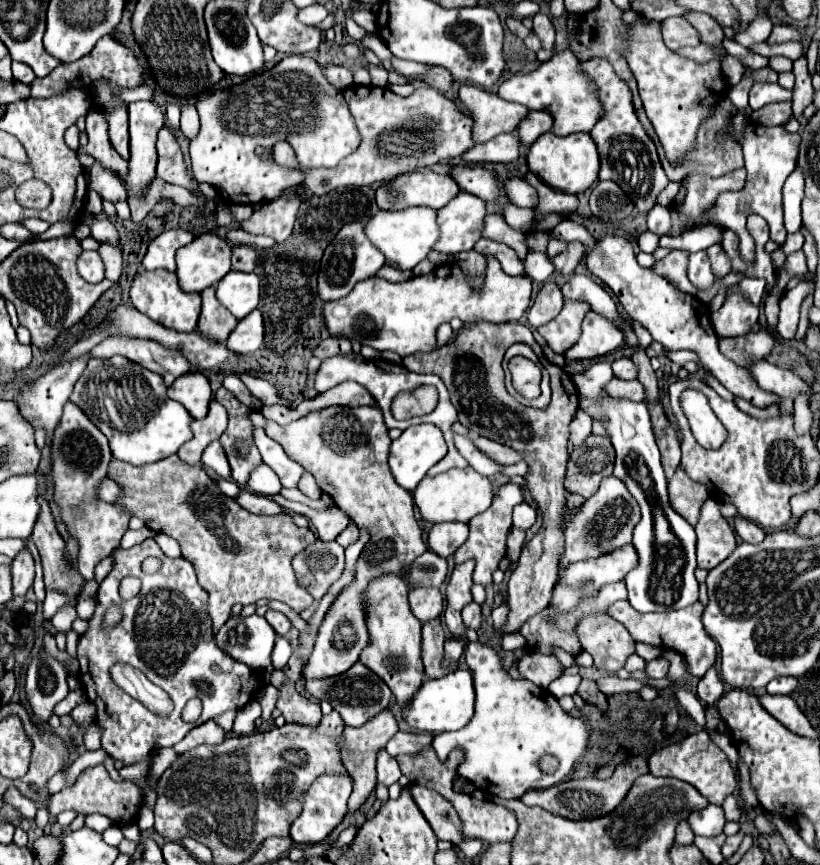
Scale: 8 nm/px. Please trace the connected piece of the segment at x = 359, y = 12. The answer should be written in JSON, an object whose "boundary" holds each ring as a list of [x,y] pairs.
{"boundary":[[[356,8],[356,10],[352,10],[352,12],[350,12],[350,18],[352,18],[358,26],[362,26],[364,30],[368,30],[370,34],[376,30],[376,18],[374,18],[374,14],[372,14],[370,10],[366,10],[366,8]]]}

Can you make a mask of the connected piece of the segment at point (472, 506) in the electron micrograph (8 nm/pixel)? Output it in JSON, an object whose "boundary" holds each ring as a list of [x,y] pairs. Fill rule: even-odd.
{"boundary":[[[466,468],[466,470],[448,470],[444,474],[438,474],[434,478],[426,476],[418,488],[412,492],[414,496],[414,504],[420,510],[422,520],[426,522],[468,522],[472,520],[476,514],[484,512],[494,498],[492,492],[492,484],[488,478],[480,476],[474,468]]]}

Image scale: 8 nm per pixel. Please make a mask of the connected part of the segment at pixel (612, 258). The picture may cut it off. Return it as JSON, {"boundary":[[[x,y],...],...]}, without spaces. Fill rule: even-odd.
{"boundary":[[[604,236],[598,240],[598,246],[594,250],[586,250],[586,266],[588,270],[598,276],[620,300],[624,310],[632,320],[642,322],[652,338],[660,342],[666,350],[676,352],[676,350],[692,350],[700,356],[702,364],[710,368],[710,372],[720,380],[724,388],[728,388],[734,396],[740,396],[748,400],[750,404],[758,408],[768,408],[768,406],[778,406],[780,396],[774,392],[762,390],[756,380],[750,376],[748,370],[736,366],[730,358],[726,358],[716,344],[716,334],[710,322],[710,310],[708,306],[684,292],[680,292],[676,286],[668,284],[664,278],[656,276],[650,272],[650,268],[642,268],[636,262],[636,254],[632,250],[632,244],[626,238],[620,236]]]}

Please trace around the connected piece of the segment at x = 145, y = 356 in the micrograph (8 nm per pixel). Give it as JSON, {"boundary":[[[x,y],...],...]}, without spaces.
{"boundary":[[[116,334],[100,342],[90,352],[90,356],[116,356],[116,354],[128,356],[128,360],[136,360],[138,364],[144,364],[144,368],[158,372],[164,378],[166,386],[170,386],[178,376],[188,374],[192,370],[190,362],[184,358],[180,350],[170,350],[156,340],[138,340]]]}

